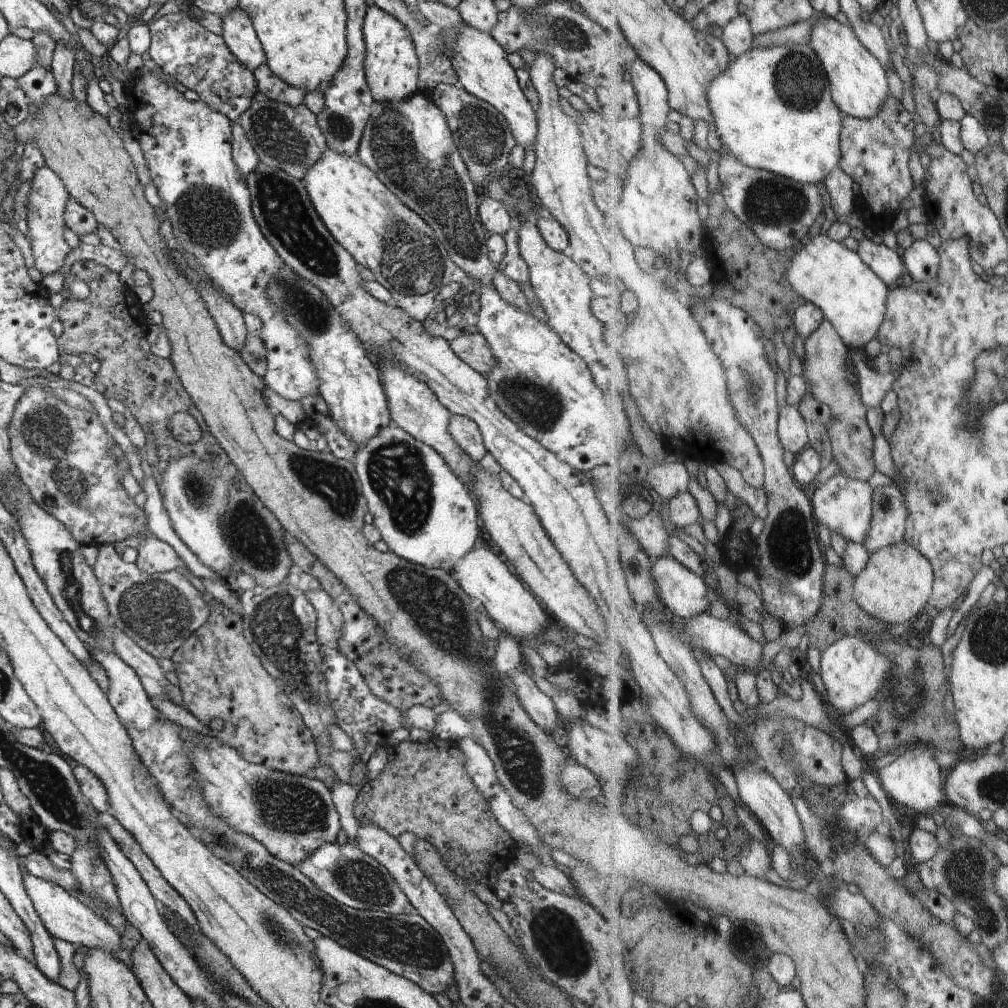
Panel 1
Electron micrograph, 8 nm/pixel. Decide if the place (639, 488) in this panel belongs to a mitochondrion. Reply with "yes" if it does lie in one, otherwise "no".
no

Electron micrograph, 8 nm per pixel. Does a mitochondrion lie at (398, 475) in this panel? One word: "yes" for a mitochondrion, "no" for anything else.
yes

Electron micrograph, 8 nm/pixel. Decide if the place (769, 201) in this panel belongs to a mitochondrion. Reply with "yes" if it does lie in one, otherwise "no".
yes

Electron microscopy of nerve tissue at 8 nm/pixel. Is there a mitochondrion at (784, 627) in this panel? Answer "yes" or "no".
no

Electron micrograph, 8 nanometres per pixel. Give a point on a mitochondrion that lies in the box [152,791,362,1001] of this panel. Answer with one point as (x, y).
(273, 927)

